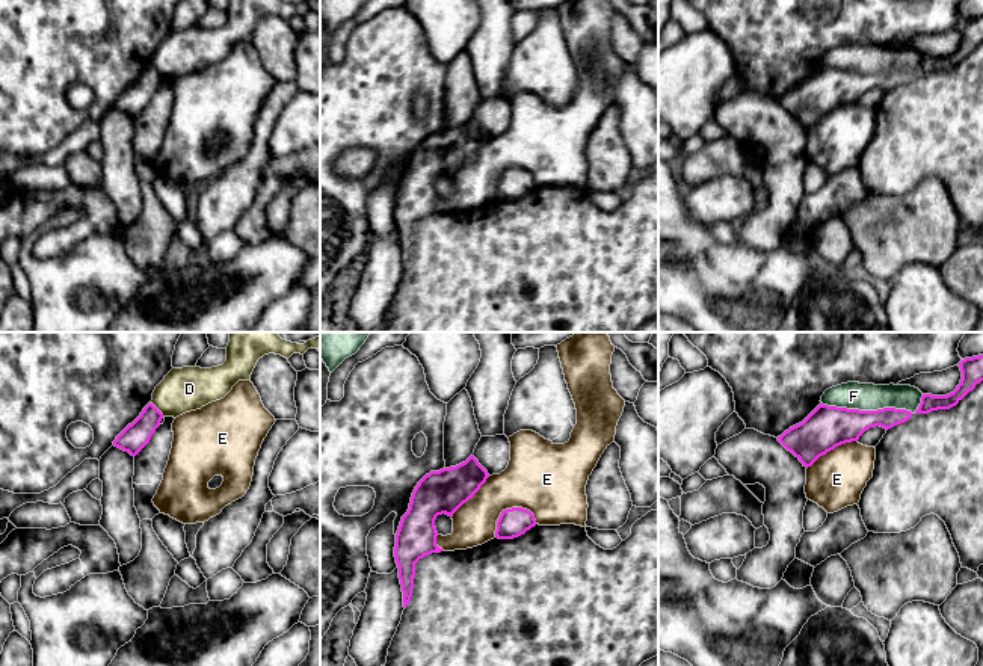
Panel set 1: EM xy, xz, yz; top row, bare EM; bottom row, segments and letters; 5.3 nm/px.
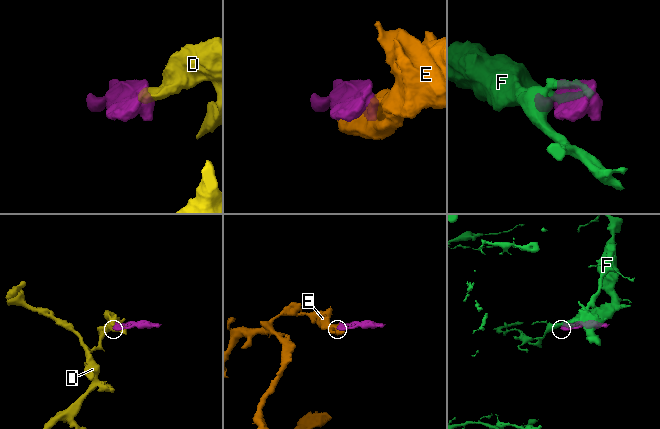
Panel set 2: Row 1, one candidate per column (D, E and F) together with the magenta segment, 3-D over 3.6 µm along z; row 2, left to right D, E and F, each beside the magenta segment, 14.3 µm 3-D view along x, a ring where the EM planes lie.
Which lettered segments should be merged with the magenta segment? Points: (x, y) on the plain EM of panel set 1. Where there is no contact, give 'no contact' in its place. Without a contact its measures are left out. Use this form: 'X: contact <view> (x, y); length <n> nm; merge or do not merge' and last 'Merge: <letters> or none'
D: contact xy (157, 71); length 100 nm; do not merge
E: contact xz (506, 171); length 260 nm; do not merge
F: contact yz (878, 71); length 550 nm; do not merge
Merge: none

